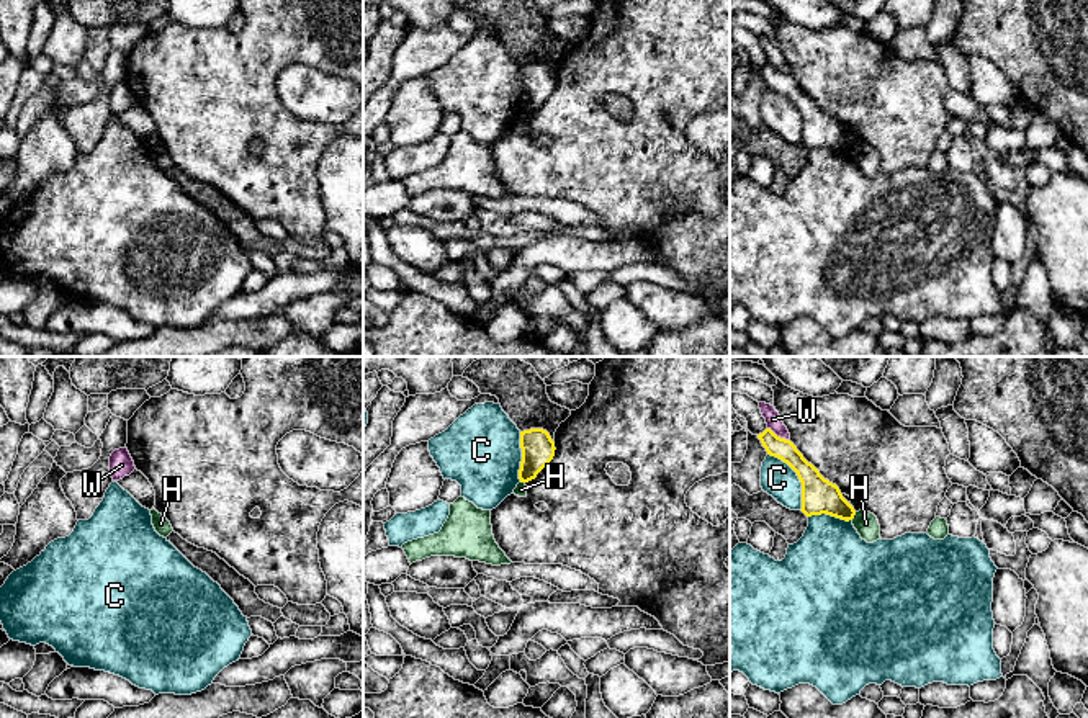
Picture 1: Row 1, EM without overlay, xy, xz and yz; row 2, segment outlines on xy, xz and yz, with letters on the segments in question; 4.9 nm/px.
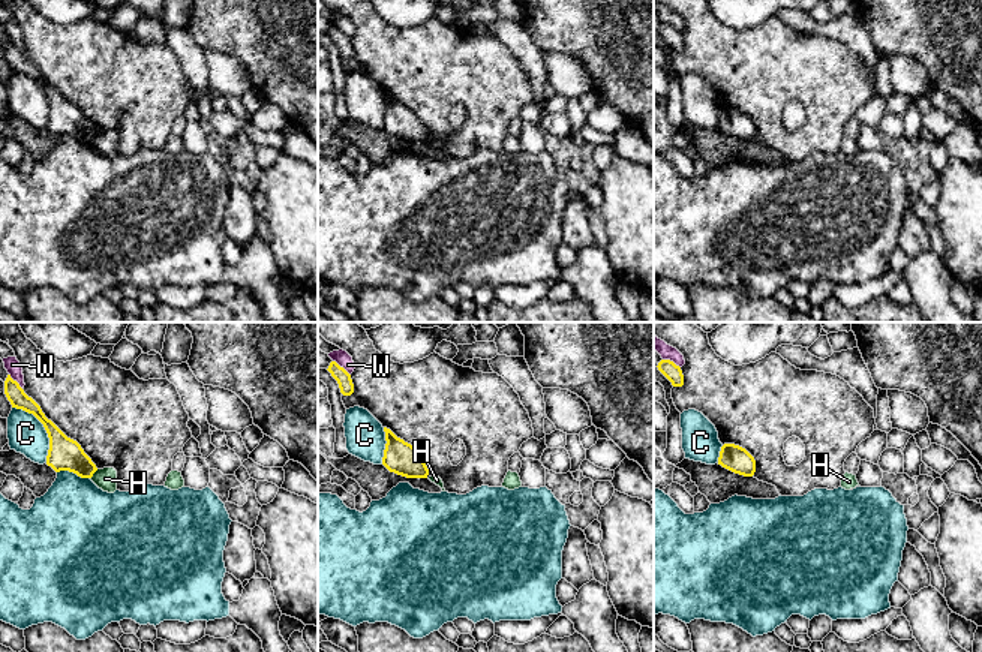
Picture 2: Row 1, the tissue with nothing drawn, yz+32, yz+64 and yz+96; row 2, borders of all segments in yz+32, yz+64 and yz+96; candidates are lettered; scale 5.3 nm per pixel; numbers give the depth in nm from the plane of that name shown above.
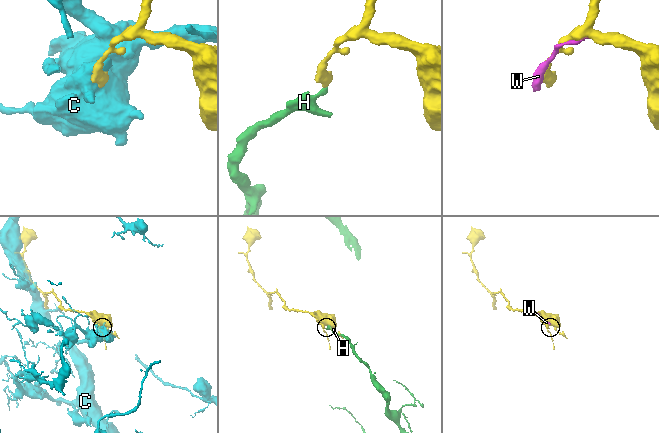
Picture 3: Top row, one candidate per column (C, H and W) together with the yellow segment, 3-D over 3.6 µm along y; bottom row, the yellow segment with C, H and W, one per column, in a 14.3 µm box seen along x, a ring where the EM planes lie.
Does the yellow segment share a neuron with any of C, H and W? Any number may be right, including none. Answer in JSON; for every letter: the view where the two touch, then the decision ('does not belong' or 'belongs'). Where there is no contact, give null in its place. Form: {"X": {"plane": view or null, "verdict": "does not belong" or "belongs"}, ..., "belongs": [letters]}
{"C": {"plane": "yz", "verdict": "does not belong"}, "H": {"plane": "yz", "verdict": "does not belong"}, "W": {"plane": "yz", "verdict": "does not belong"}, "belongs": []}

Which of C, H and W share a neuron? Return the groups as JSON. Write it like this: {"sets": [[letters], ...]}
{"sets": [["C"], ["H", "W"]]}

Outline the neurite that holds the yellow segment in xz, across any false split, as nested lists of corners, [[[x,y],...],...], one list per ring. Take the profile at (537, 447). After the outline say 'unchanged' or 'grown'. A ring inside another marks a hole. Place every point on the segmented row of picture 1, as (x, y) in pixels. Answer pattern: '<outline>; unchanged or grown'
[[[543,429],[520,432],[522,461],[519,469],[520,482],[528,482],[553,460],[555,442]]]; unchanged

